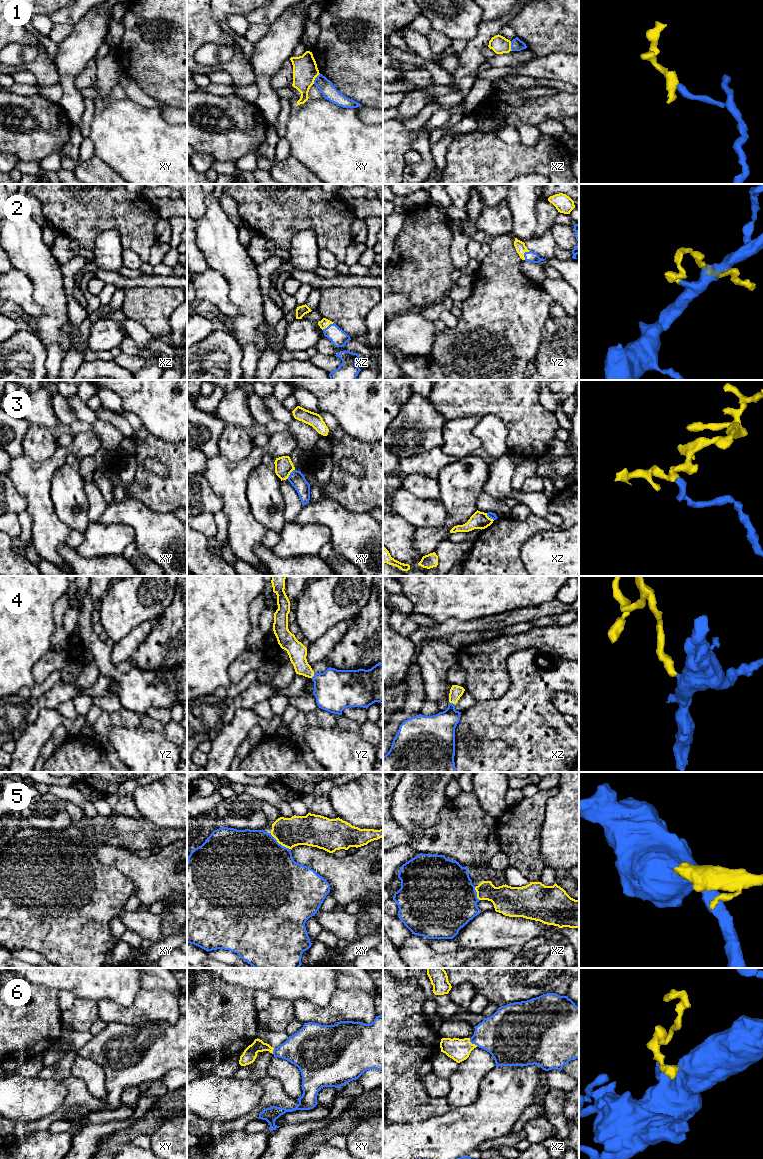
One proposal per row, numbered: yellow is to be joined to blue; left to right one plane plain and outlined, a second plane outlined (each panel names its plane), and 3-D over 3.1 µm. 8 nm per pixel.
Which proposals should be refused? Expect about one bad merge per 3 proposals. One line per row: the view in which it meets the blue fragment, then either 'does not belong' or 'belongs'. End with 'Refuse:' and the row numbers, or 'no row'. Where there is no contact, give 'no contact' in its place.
1: contact in xy; does not belong
2: contact in yz; belongs
3: contact in xy; does not belong
4: contact in yz; belongs
5: contact in xy; belongs
6: contact in xz; belongs
Refuse: 1, 3

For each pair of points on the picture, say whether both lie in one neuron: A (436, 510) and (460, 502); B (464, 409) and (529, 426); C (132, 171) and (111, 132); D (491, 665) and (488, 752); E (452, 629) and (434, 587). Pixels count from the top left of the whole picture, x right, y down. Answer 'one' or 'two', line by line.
A: two
B: one
C: one
D: two
E: two

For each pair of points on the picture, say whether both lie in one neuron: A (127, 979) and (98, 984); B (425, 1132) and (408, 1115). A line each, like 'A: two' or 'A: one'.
A: one
B: two

